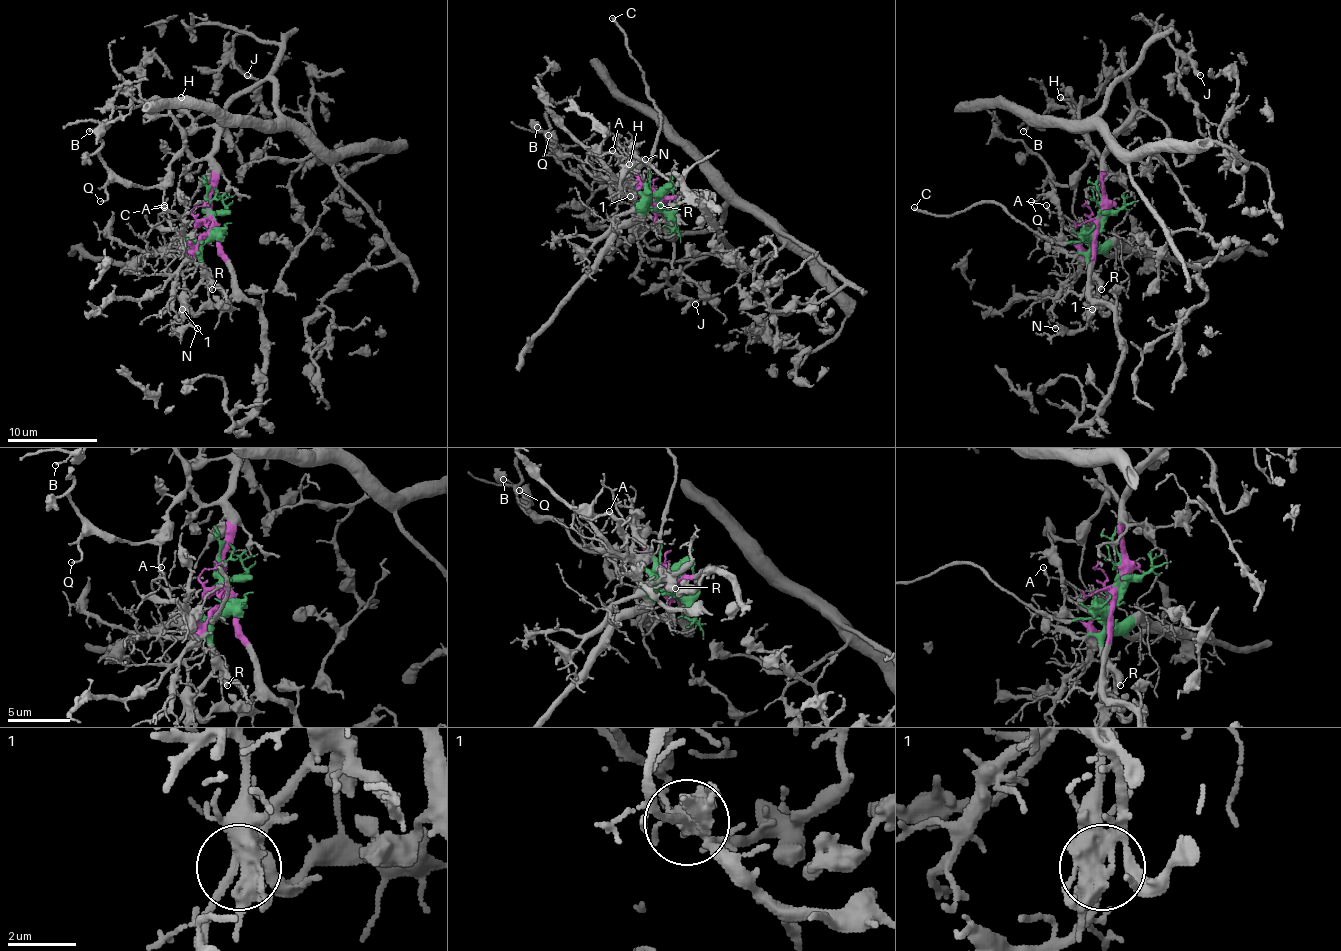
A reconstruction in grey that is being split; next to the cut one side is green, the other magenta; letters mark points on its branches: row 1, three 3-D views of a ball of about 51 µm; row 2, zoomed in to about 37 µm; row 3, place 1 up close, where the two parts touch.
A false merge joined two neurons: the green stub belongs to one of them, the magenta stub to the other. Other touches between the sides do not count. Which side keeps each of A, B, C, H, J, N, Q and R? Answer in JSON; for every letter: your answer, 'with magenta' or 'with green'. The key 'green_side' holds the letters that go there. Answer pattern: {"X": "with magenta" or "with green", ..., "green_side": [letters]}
{"A": "with green", "B": "with magenta", "C": "with green", "H": "with magenta", "J": "with magenta", "N": "with green", "Q": "with magenta", "R": "with green", "green_side": ["A", "C", "N", "R"]}

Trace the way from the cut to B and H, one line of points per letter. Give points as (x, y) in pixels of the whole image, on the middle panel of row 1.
B: (657, 206), (643, 206), (621, 183), (592, 190), (562, 165), (560, 147), (537, 127)
H: (657, 206), (643, 206), (619, 181), (630, 165)

